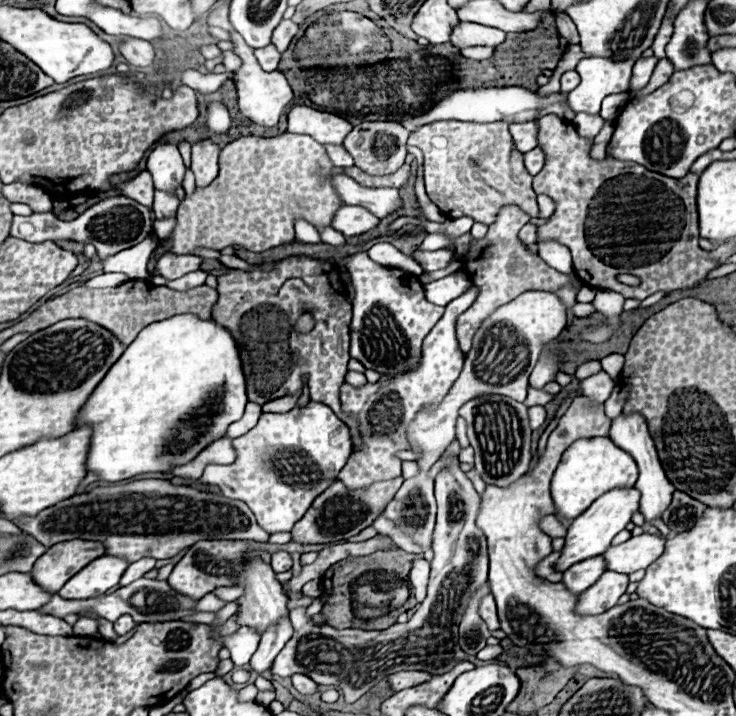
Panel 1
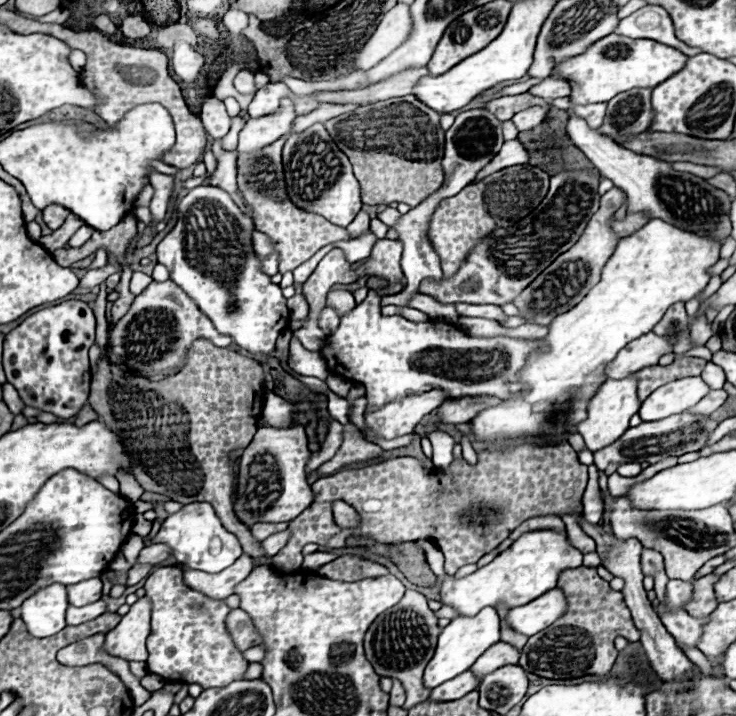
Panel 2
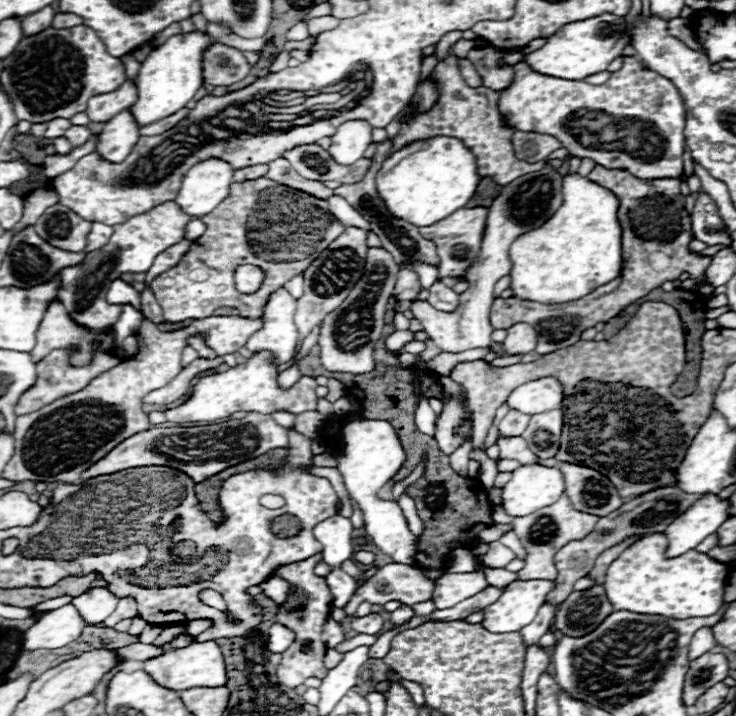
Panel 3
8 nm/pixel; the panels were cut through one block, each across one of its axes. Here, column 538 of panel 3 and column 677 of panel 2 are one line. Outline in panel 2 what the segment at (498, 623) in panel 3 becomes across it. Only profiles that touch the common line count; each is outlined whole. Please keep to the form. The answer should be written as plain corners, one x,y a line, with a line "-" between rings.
670,580
666,586
666,604
674,608
684,608
692,596
692,584
682,580

